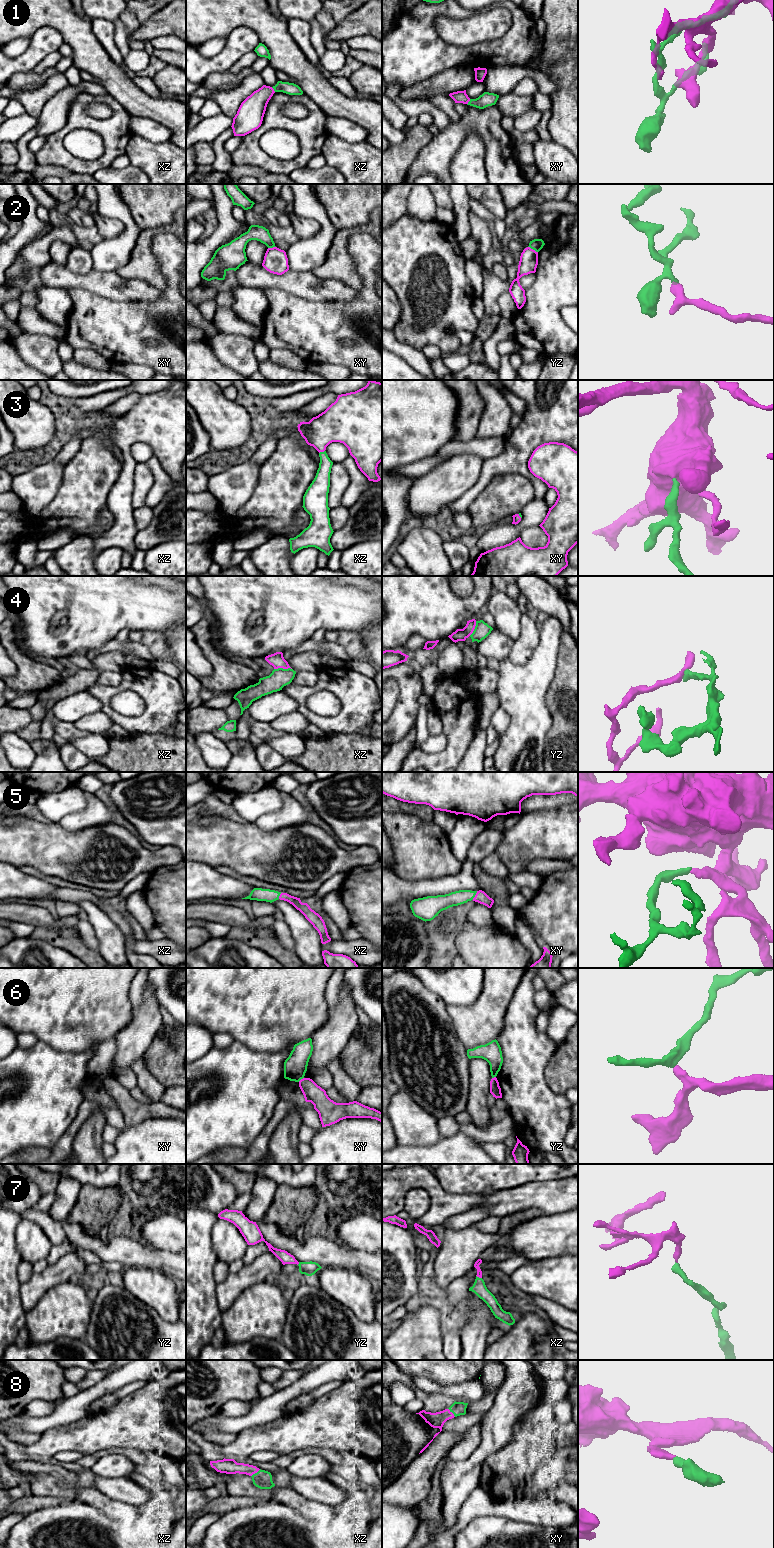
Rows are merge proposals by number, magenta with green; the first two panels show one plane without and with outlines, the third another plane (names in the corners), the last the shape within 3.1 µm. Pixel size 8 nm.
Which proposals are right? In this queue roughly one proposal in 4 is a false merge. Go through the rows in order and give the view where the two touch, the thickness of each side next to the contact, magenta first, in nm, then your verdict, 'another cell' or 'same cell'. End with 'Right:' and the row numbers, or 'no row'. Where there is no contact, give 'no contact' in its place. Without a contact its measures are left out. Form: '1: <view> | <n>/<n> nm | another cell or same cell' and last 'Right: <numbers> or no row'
1: xy | 100/110 nm | same cell
2: yz | 150/100 nm | another cell
3: xz | 280/140 nm | same cell
4: xz | 120/150 nm | another cell
5: xy | 100/120 nm | same cell
6: xy | 150/190 nm | another cell
7: xz | 50/110 nm | same cell
8: xz | 130/150 nm | same cell
Right: 1, 3, 5, 7, 8

